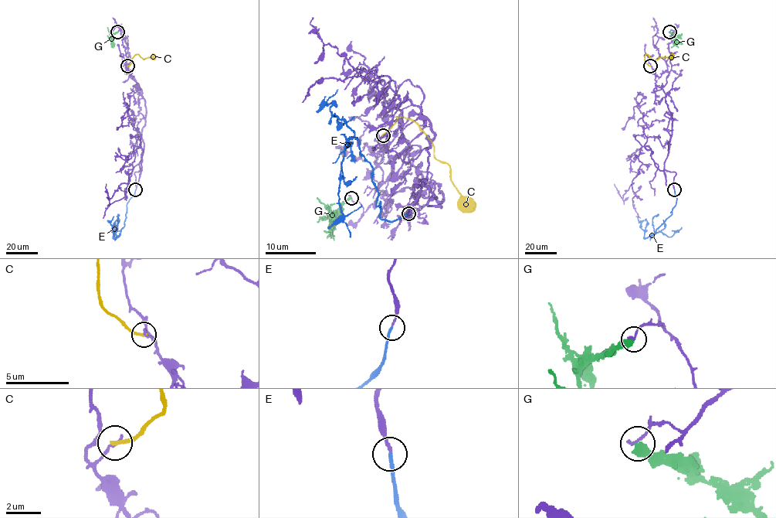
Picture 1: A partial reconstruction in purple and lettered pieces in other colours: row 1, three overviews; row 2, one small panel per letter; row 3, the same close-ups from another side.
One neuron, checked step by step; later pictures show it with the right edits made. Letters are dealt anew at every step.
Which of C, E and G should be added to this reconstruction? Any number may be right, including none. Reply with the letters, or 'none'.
E

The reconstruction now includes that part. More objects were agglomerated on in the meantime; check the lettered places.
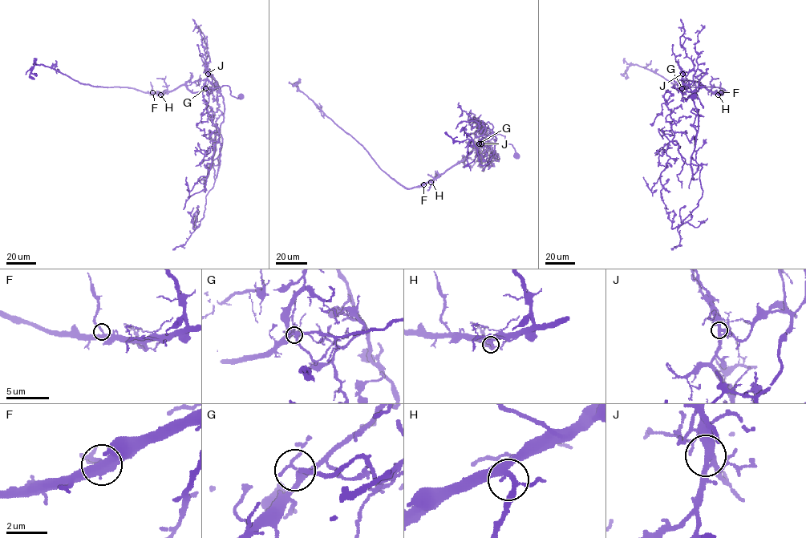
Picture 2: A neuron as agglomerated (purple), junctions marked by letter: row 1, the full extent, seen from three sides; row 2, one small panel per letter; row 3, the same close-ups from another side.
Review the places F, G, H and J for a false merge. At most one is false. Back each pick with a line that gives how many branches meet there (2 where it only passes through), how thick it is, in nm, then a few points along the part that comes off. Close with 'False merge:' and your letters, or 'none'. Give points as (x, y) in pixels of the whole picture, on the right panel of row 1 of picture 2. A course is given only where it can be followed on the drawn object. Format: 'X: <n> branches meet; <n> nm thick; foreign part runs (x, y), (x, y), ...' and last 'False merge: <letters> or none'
J: 4 branches meet; 280 nm thick; foreign part runs (682, 74), (688, 91), (701, 85), (714, 93), (724, 91), (672, 83), (636, 64), (627, 68), (625, 78)
False merge: J

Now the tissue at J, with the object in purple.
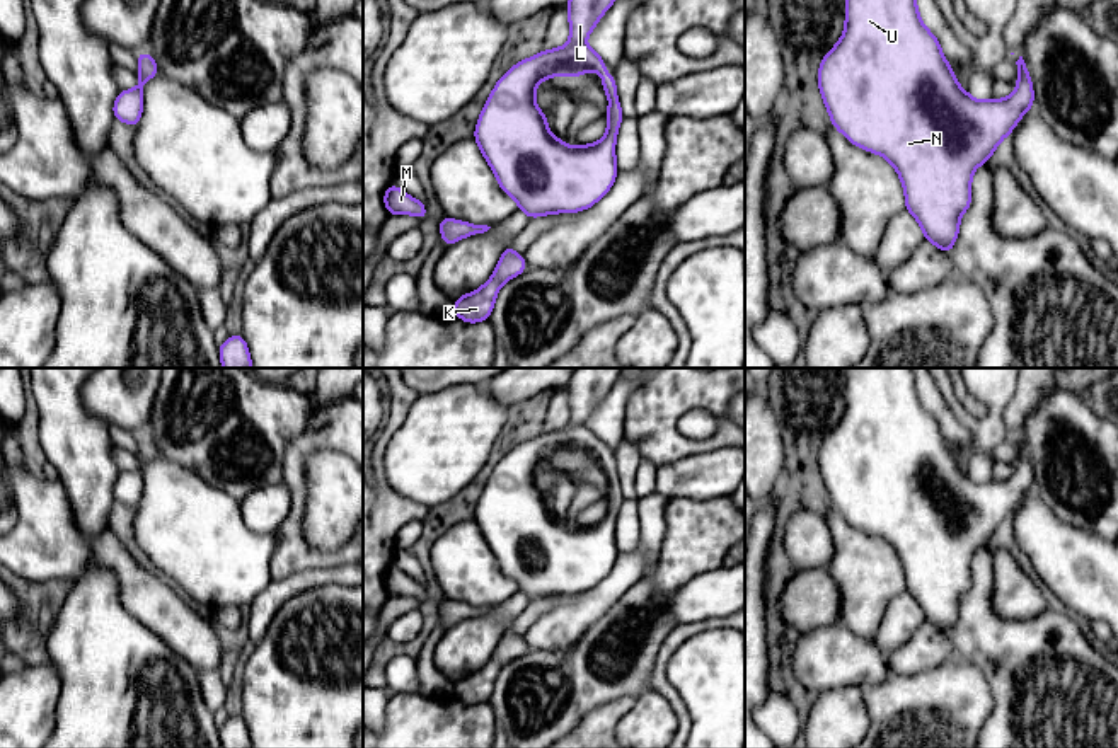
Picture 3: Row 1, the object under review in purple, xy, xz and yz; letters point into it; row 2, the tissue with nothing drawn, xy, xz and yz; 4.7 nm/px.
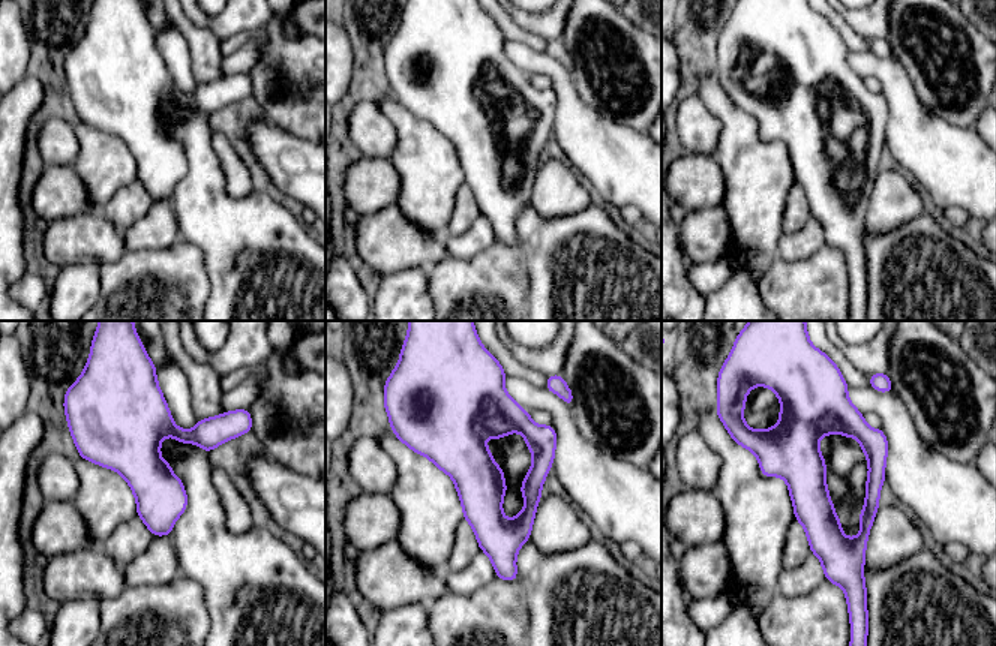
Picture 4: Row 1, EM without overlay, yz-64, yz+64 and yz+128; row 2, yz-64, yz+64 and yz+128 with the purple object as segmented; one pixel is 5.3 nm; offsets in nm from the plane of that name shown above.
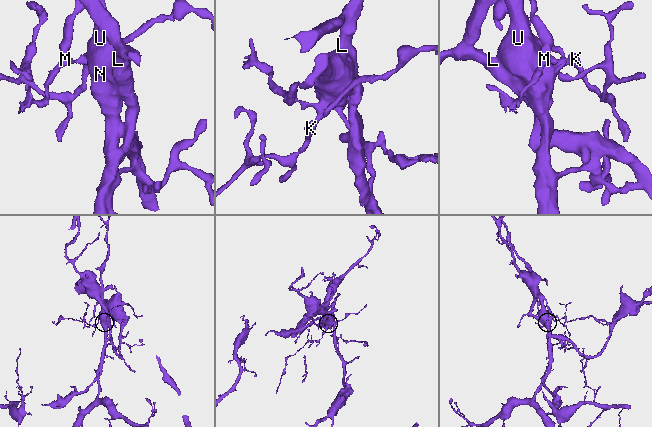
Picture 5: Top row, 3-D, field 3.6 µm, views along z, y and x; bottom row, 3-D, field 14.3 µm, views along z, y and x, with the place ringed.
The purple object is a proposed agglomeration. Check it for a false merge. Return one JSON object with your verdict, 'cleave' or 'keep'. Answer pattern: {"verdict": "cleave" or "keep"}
{"verdict": "cleave"}

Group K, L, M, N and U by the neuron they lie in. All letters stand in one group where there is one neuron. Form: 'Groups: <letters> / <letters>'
Groups: K N U / L M

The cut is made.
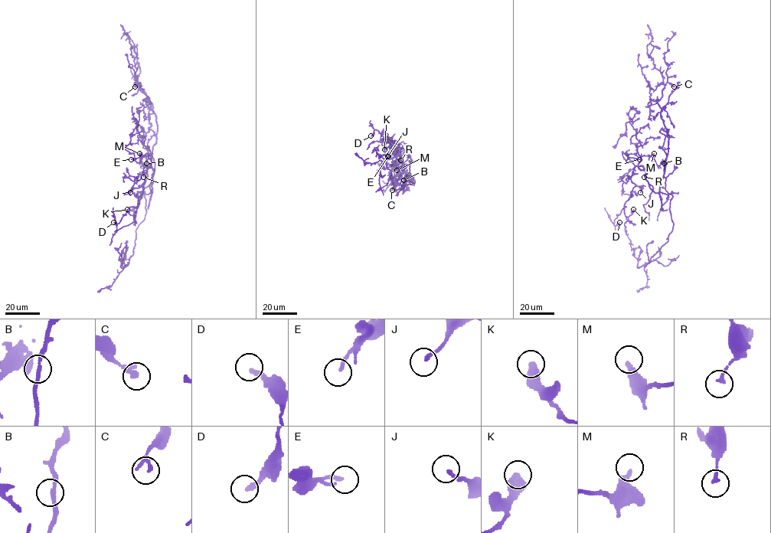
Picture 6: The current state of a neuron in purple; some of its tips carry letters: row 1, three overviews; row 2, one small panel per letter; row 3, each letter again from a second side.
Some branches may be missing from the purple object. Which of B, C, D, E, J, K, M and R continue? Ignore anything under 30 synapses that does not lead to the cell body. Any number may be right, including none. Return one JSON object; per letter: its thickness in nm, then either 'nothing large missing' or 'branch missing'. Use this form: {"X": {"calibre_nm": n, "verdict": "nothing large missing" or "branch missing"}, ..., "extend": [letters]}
{"B": {"calibre_nm": 180, "verdict": "nothing large missing"}, "C": {"calibre_nm": 150, "verdict": "nothing large missing"}, "D": {"calibre_nm": 240, "verdict": "nothing large missing"}, "E": {"calibre_nm": 180, "verdict": "nothing large missing"}, "J": {"calibre_nm": 180, "verdict": "nothing large missing"}, "K": {"calibre_nm": 550, "verdict": "nothing large missing"}, "M": {"calibre_nm": 280, "verdict": "nothing large missing"}, "R": {"calibre_nm": 160, "verdict": "nothing large missing"}, "extend": []}

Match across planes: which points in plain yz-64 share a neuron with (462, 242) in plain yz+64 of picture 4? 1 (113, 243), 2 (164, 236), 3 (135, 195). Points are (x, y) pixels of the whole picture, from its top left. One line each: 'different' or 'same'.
1: different
2: same
3: different

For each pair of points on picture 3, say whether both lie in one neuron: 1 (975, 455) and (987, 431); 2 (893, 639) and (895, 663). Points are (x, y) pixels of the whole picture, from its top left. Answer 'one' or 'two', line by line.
1: one
2: two

